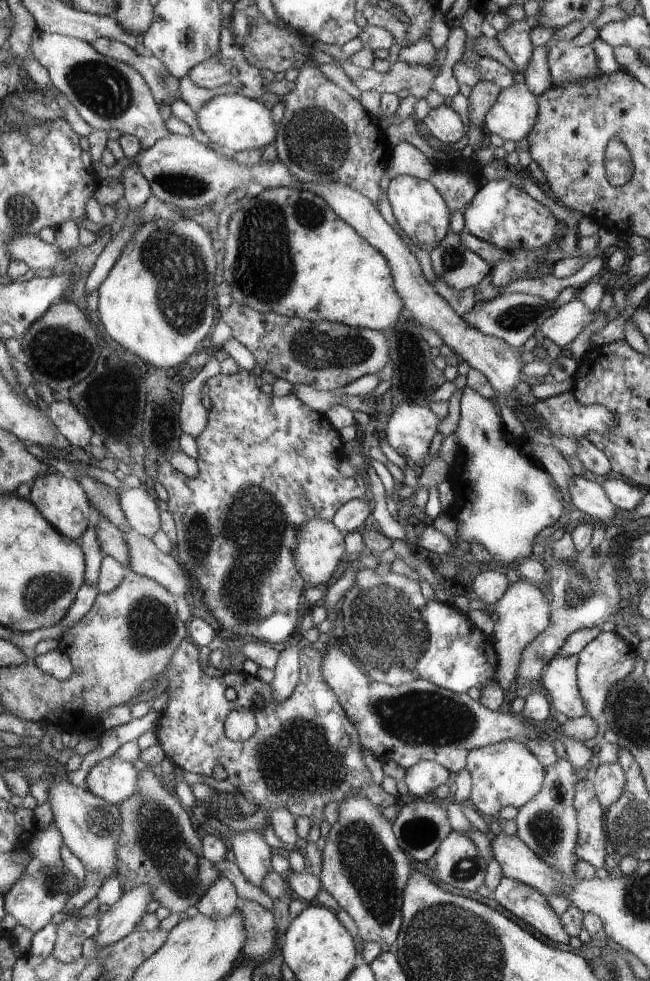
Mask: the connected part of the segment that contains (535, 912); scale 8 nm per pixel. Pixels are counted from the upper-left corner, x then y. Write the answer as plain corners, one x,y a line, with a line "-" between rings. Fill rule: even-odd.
503,877
491,898
504,910
514,913
535,927
540,934
558,944
569,944
570,934
563,928
563,920
548,904
547,898
530,885
510,877

